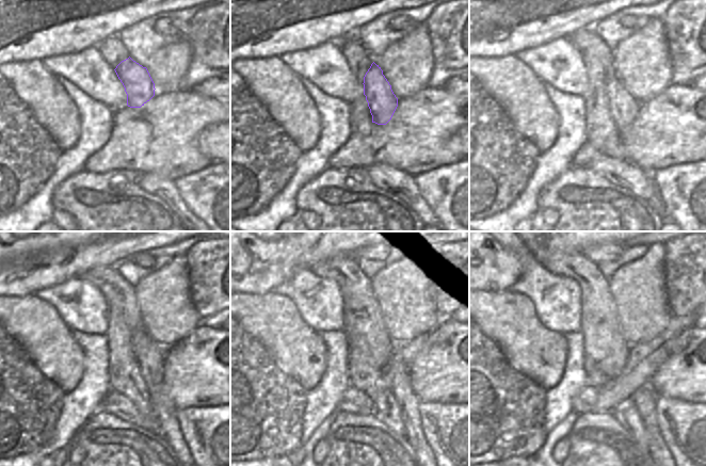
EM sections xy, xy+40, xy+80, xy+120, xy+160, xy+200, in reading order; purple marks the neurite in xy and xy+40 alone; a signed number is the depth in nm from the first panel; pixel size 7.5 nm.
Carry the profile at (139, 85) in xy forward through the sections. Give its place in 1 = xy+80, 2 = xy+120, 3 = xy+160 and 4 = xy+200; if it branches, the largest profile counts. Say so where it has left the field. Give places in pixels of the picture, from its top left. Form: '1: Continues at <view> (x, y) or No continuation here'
1: Continues at xy+80 (624, 108)
2: Continues at xy+120 (149, 354)
3: Continues at xy+160 (407, 401)
4: Continues at xy+200 (645, 403).

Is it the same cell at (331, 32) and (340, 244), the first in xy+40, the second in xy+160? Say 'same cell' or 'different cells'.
same cell

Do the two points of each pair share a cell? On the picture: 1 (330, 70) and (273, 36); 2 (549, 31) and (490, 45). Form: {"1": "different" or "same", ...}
{"1": "different", "2": "same"}

